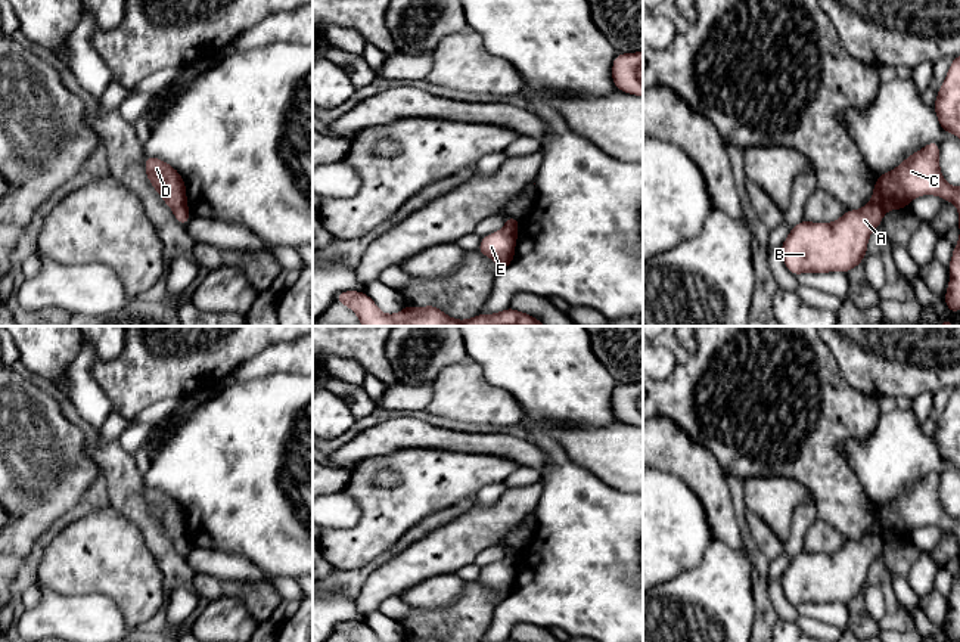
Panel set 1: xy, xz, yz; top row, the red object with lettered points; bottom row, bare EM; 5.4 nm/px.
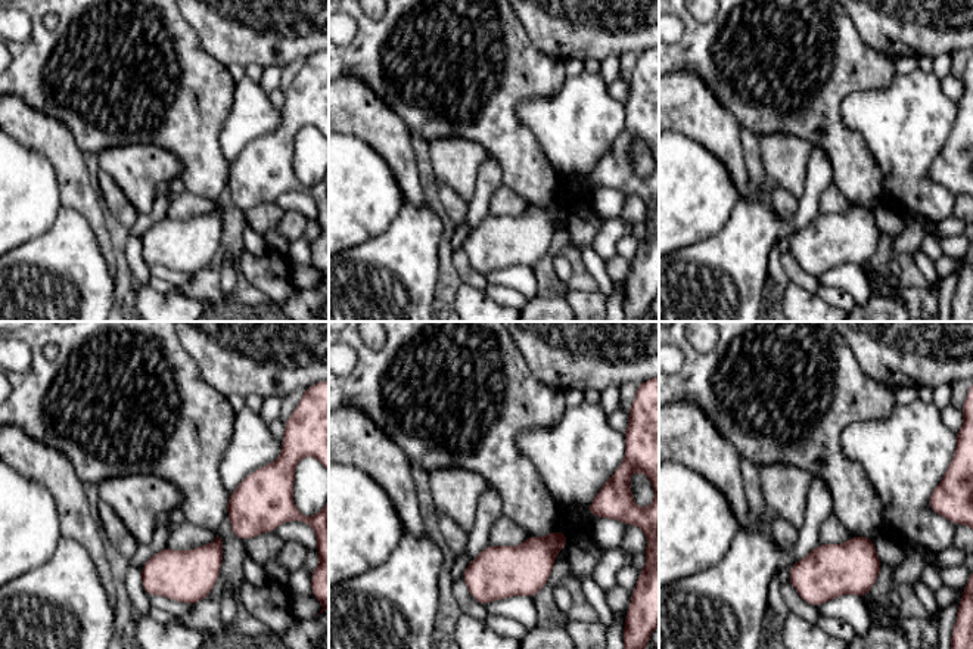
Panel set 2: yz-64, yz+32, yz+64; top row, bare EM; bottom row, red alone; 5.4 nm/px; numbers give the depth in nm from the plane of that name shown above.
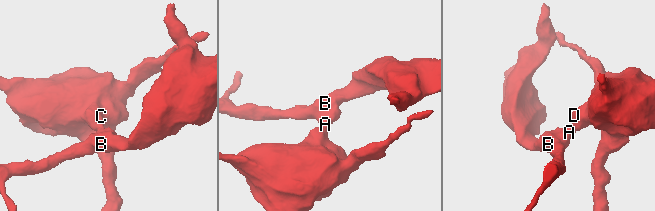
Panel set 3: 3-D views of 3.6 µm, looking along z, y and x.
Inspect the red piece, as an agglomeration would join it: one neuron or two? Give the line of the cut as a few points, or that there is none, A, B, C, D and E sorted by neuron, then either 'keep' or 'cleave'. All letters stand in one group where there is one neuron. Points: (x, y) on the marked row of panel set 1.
xy (186, 204), (173, 210) | A B / C D E | cleave

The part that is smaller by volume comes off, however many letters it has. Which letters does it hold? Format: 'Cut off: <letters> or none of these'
Cut off: A, B

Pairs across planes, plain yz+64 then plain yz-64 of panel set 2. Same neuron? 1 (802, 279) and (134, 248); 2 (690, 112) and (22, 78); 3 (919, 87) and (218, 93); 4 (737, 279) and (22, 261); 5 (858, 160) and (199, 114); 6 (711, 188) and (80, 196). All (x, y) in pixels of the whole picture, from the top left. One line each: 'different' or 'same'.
1: same
2: different
3: different
4: same
5: same
6: different

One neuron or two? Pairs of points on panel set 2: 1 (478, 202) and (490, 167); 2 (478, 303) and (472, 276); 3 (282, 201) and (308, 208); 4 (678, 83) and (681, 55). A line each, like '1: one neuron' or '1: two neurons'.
1: one neuron
2: two neurons
3: one neuron
4: two neurons

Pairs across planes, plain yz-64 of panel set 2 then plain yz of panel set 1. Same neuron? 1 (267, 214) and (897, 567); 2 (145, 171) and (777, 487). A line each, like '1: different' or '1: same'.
1: same
2: same

